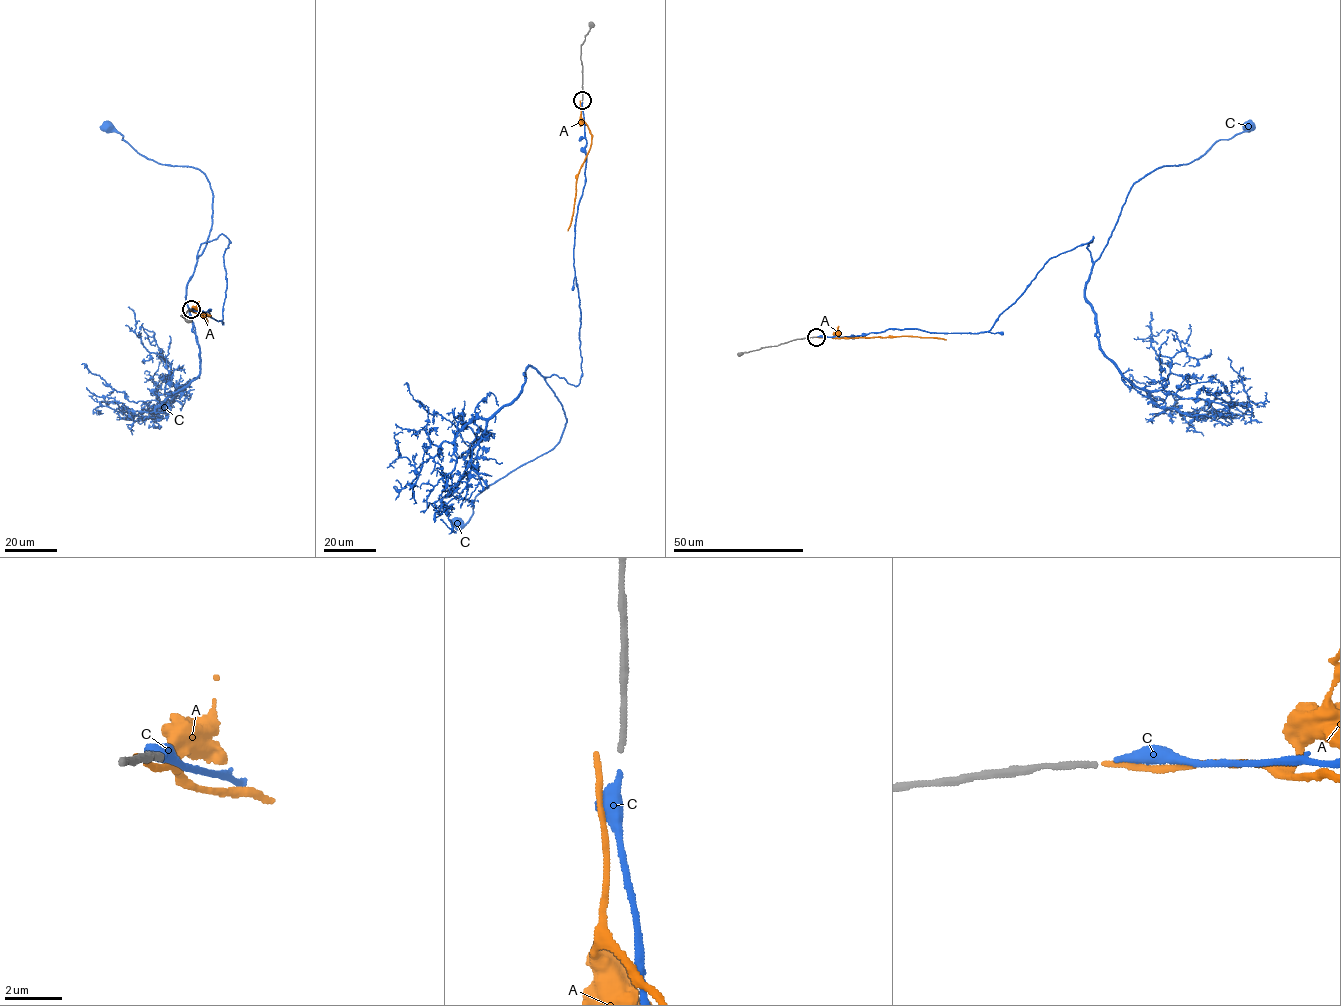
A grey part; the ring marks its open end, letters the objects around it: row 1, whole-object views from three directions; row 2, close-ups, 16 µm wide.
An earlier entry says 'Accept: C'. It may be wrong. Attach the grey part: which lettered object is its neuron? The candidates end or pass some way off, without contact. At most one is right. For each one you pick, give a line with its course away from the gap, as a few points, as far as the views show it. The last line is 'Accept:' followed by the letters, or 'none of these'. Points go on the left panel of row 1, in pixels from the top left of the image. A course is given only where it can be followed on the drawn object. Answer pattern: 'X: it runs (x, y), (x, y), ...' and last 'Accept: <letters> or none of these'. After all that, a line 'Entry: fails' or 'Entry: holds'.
C: it runs (192, 309), (221, 320), (226, 294), (229, 240), (197, 257), (206, 176), (105, 127)
Accept: C
Entry: holds

